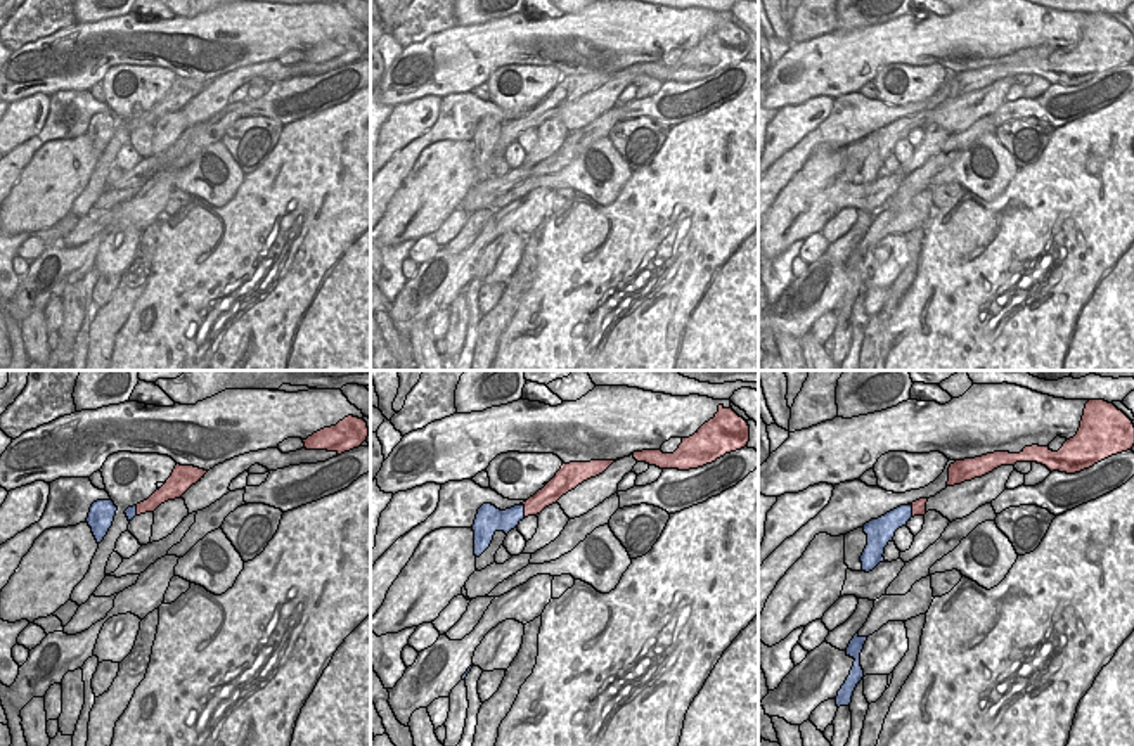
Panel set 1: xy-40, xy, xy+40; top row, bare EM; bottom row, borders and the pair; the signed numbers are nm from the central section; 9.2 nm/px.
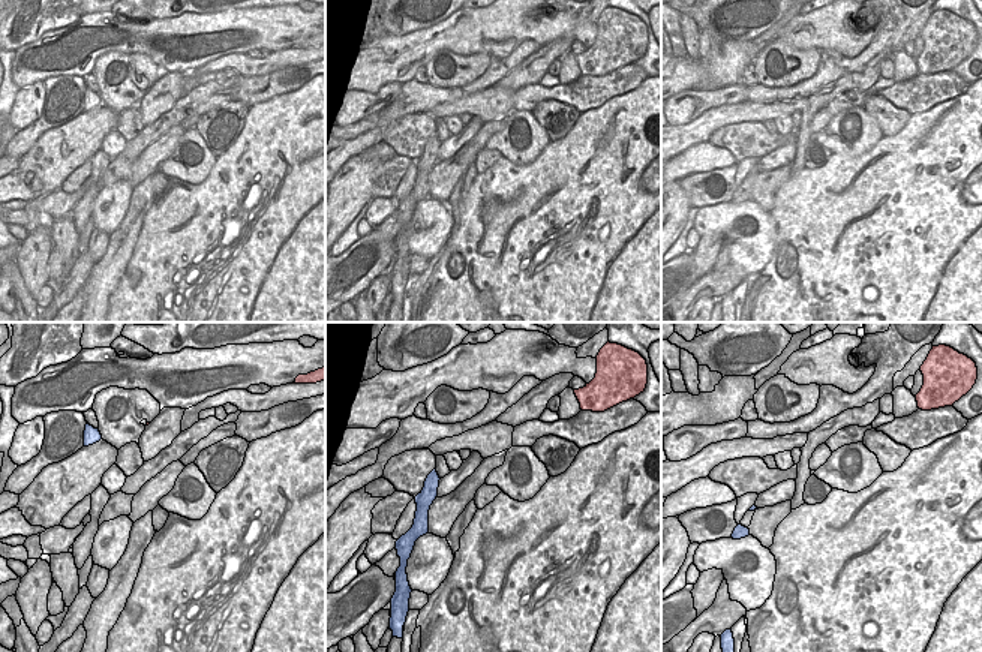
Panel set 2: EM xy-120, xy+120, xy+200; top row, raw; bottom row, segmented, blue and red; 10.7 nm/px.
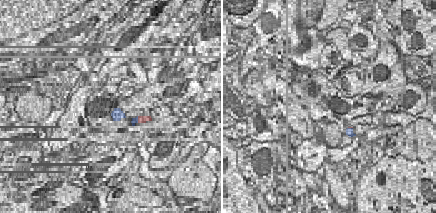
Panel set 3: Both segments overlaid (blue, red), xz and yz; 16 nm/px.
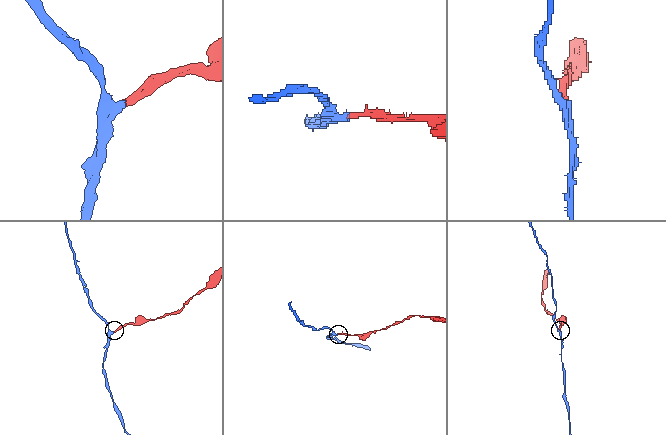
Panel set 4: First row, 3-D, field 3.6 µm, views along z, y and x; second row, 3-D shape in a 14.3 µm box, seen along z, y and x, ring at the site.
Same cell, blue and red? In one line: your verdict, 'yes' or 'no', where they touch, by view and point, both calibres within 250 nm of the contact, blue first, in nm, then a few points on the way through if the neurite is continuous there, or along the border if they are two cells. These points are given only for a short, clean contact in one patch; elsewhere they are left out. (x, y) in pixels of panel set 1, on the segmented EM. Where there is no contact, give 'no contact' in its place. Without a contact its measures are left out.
no; contact xy (523, 511); calibres 200 and 170 nm; border xy (520, 504), (525, 516)

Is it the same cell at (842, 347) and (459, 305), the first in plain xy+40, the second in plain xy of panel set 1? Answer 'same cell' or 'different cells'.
same cell

